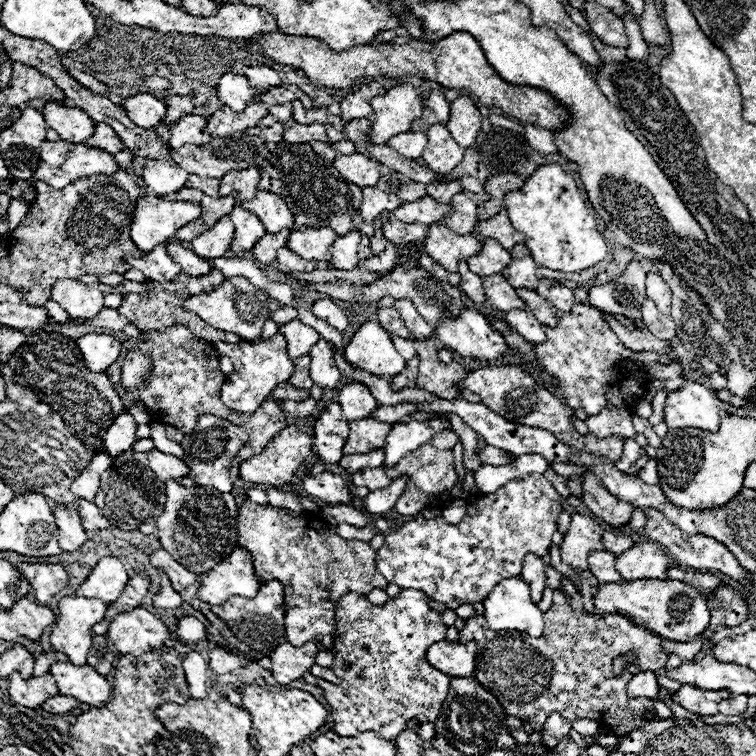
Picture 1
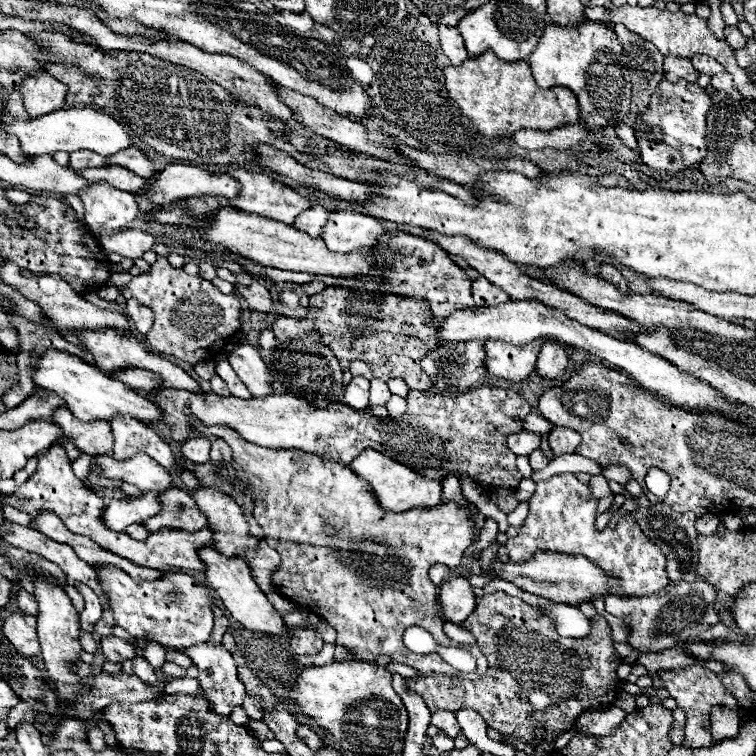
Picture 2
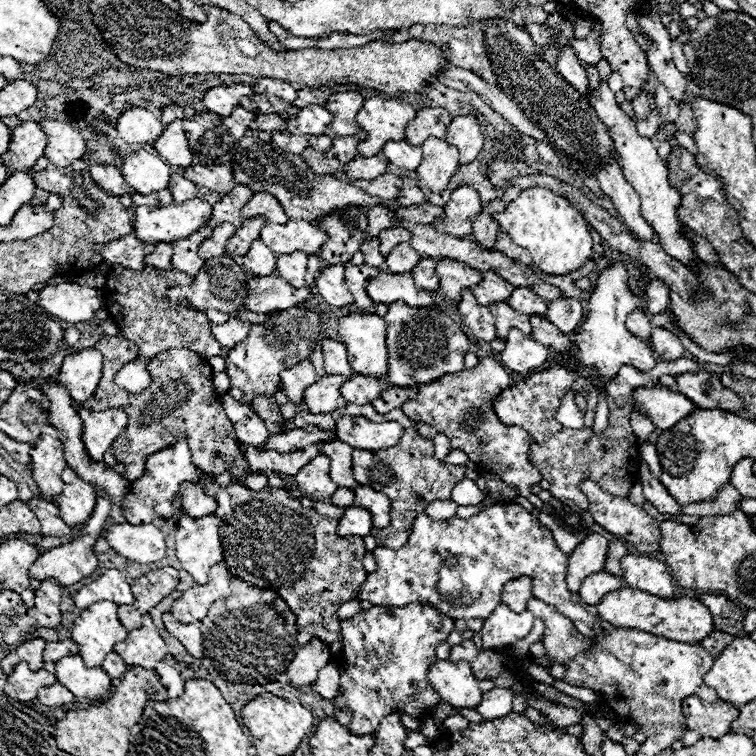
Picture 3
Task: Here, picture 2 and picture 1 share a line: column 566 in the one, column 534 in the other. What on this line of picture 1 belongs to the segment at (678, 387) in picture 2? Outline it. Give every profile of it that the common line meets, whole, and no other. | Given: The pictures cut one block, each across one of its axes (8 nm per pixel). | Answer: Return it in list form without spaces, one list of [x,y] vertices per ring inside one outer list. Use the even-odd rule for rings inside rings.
[[[510,310],[508,314],[504,314],[504,320],[516,334],[520,334],[526,342],[534,346],[546,340],[544,324],[536,322],[536,318],[532,318],[532,314],[528,314],[526,310]]]

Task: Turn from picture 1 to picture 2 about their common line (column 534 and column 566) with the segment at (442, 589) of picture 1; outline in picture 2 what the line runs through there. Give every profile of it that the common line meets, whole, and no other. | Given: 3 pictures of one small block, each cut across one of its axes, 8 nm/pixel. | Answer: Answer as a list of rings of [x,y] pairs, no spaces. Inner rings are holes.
[[[558,474],[550,480],[538,482],[536,486],[538,488],[528,502],[530,512],[524,526],[520,528],[520,534],[506,542],[510,560],[528,560],[536,550],[550,550],[558,554],[582,554],[610,576],[610,594],[619,597],[650,596],[668,586],[666,558],[662,550],[642,534],[632,514],[622,516],[616,528],[606,528],[598,532],[594,528],[594,512],[598,500],[590,494],[590,488],[586,484],[574,478],[574,474]]]

